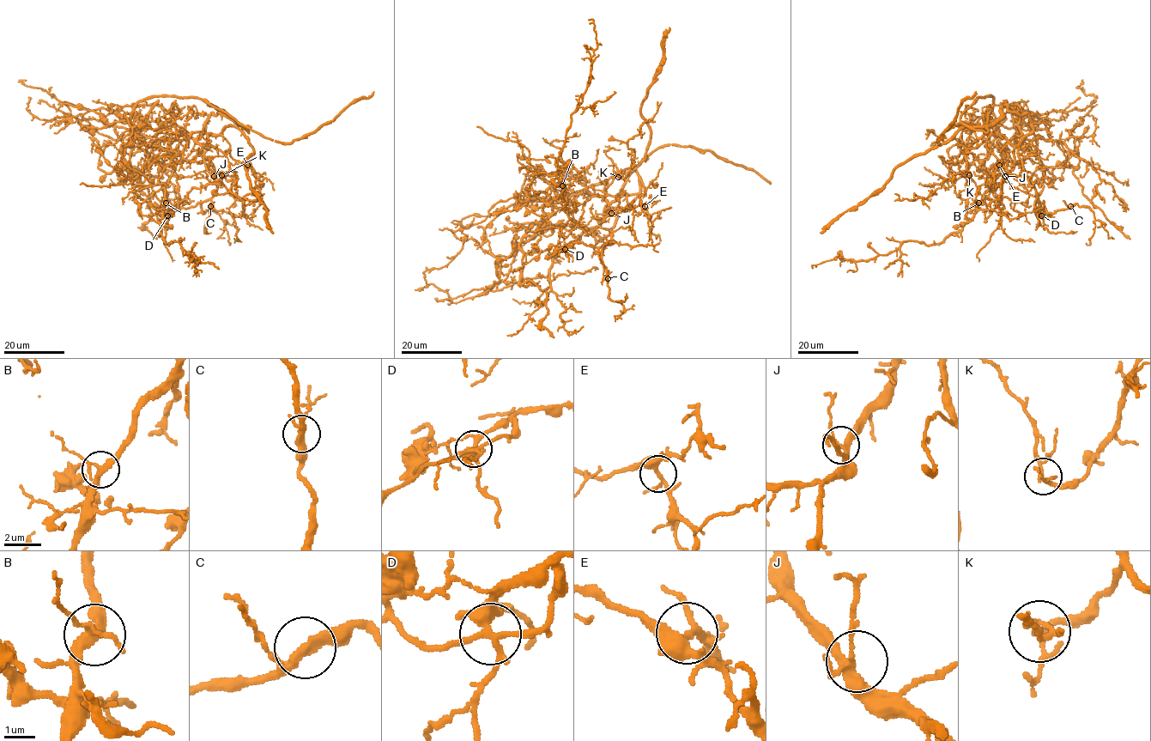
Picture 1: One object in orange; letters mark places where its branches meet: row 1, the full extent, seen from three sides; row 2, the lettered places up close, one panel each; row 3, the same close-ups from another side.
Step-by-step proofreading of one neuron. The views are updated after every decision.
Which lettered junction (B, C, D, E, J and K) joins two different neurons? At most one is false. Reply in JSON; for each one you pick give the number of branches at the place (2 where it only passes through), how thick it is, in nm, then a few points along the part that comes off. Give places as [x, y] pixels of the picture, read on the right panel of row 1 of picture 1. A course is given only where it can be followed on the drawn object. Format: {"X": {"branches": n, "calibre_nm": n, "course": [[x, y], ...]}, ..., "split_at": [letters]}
{"split_at": []}

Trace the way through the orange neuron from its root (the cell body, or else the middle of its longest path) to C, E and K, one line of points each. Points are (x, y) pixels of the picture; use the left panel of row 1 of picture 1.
C: (131, 124), (153, 158), (178, 136), (188, 136), (201, 147), (216, 185), (201, 210), (210, 206)
E: (131, 124), (153, 158), (178, 136), (204, 145), (210, 136), (221, 136), (229, 144), (230, 155), (247, 165)
K: (131, 124), (140, 146), (152, 160), (168, 151), (180, 153), (193, 132), (205, 132), (229, 162), (221, 175)

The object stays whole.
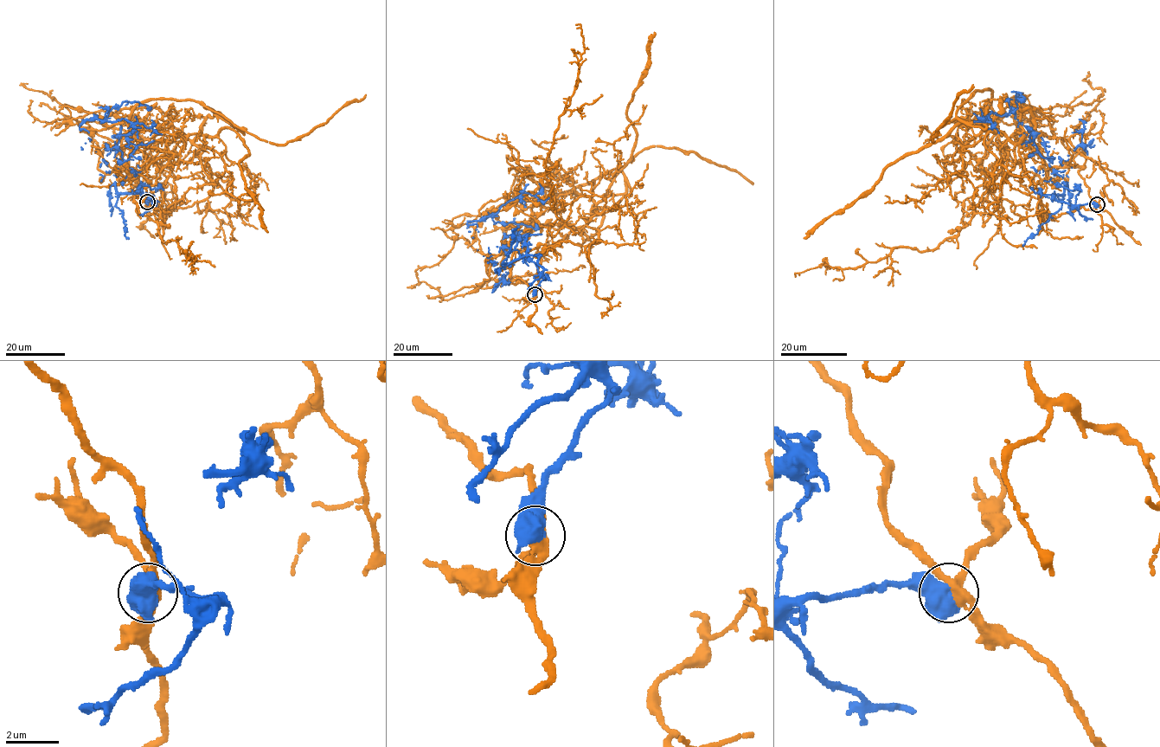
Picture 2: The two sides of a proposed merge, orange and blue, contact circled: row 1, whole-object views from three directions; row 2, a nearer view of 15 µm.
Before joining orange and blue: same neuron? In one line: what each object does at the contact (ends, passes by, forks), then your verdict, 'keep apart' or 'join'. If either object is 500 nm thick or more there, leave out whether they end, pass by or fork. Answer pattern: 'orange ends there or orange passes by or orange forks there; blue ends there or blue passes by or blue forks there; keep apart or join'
keep apart

